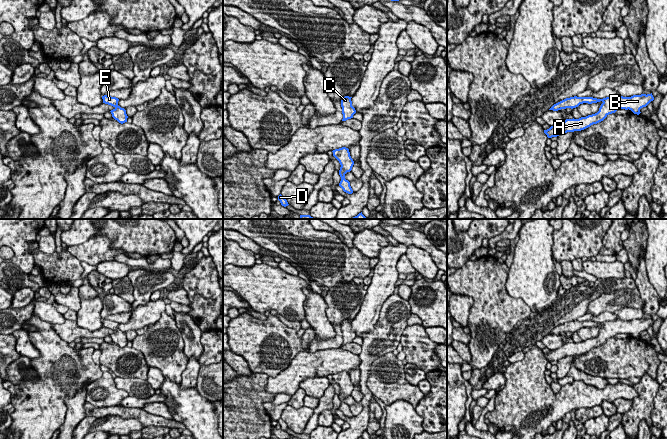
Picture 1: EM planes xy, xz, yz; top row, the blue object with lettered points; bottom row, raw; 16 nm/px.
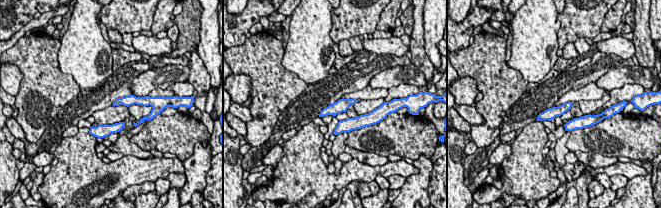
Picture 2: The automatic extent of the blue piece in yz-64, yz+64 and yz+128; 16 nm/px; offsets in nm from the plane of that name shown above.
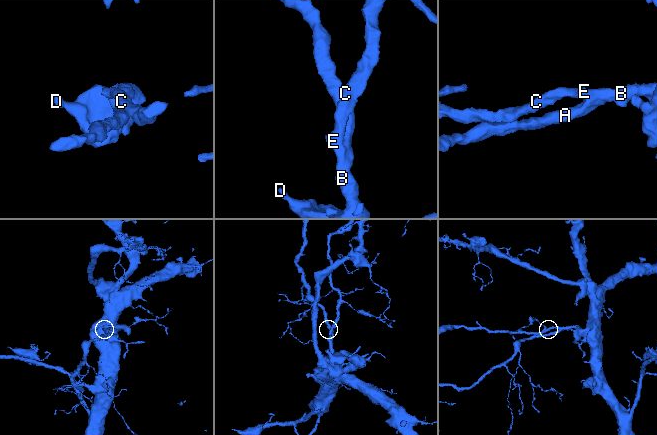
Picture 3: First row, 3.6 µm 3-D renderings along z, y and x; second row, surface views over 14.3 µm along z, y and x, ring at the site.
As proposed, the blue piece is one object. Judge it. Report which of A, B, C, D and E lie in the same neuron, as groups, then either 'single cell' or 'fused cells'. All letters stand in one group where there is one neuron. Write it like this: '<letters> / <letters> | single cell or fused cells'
A B C D E | single cell

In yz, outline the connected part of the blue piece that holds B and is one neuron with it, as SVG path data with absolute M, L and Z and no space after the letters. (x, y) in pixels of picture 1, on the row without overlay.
M651 318L633 319L631 321L614 320L597 323L593 321L570 321L554 328L549 334L558 335L566 332L576 332L583 327L597 327L602 325L599 335L595 338L581 341L579 343L566 343L558 349L551 350L544 354L548 362L557 361L567 356L581 355L593 348L603 345L609 338L615 337L617 334L631 334L634 338L639 339L640 333L646 331L654 321Z

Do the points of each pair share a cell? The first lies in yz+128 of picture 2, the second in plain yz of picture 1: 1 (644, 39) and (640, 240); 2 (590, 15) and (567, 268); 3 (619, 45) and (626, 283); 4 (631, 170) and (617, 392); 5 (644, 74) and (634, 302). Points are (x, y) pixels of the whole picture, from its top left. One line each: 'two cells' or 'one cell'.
1: two cells
2: two cells
3: two cells
4: one cell
5: one cell

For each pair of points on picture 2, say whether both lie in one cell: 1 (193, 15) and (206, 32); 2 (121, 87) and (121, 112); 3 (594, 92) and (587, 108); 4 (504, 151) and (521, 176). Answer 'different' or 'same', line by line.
1: different
2: different
3: different
4: different

